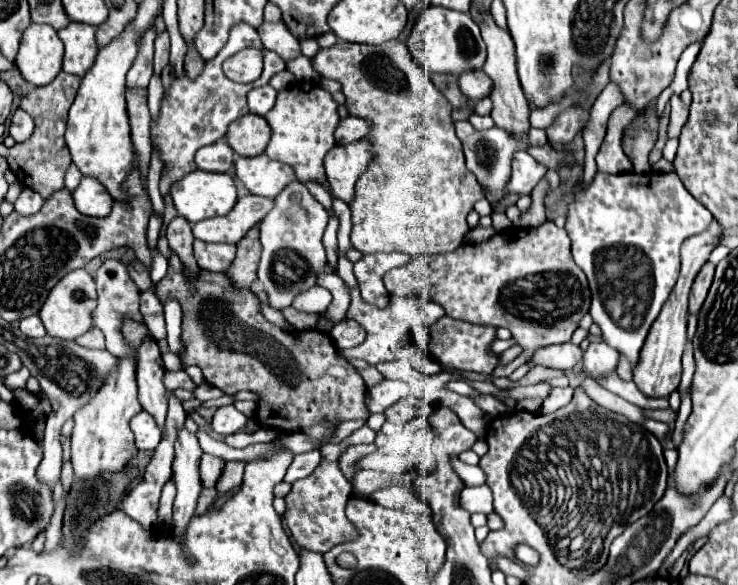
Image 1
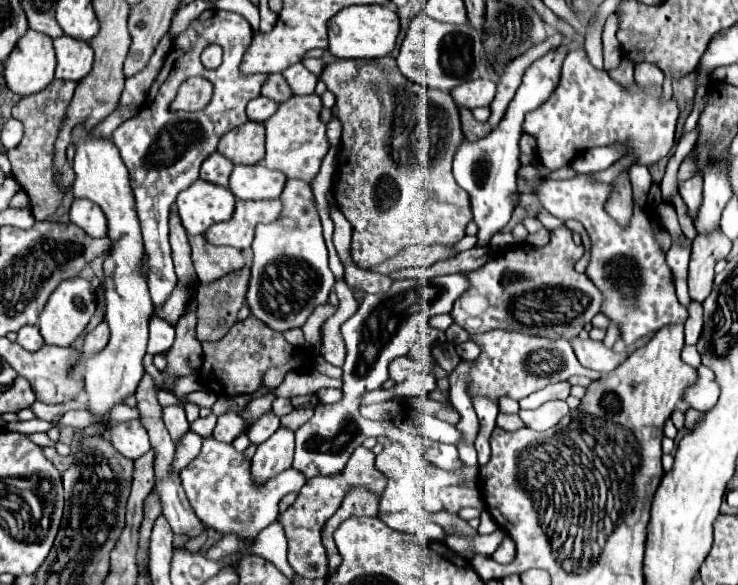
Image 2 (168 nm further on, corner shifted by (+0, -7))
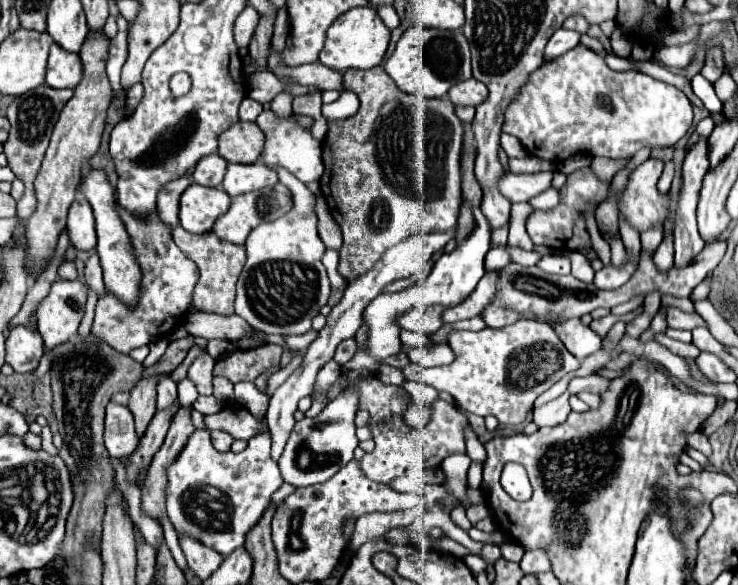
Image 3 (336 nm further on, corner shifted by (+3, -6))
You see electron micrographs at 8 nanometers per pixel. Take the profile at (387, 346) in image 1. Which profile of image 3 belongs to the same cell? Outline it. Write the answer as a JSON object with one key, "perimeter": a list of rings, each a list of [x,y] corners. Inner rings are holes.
{"perimeter":[[[520,320],[520,322],[504,326],[504,328],[484,328],[480,332],[452,330],[448,334],[447,343],[456,352],[456,360],[452,364],[442,367],[416,368],[416,364],[410,362],[408,366],[402,368],[406,380],[416,380],[416,382],[434,386],[436,390],[444,390],[444,392],[452,394],[452,398],[456,400],[460,410],[466,410],[466,412],[472,412],[478,416],[492,414],[500,420],[500,424],[510,424],[510,426],[518,426],[530,412],[532,402],[544,390],[548,390],[552,384],[556,384],[568,372],[578,370],[578,366],[580,366],[580,362],[572,354],[568,354],[566,346],[562,346],[560,338],[554,334],[554,328],[550,324],[536,322],[536,320]]]}

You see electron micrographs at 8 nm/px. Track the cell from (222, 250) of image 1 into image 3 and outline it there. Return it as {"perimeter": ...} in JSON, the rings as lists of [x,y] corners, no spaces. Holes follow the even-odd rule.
{"perimeter":[[[176,228],[172,234],[176,246],[196,262],[200,270],[200,280],[194,288],[194,306],[202,312],[214,312],[214,314],[234,314],[234,296],[236,296],[236,282],[238,274],[242,272],[242,266],[246,262],[244,246],[234,246],[230,242],[220,240],[214,232],[206,234],[192,234],[184,228]]]}

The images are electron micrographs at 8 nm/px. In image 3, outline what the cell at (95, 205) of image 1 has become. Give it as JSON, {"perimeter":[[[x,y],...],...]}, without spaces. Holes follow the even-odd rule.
{"perimeter":[[[74,200],[68,210],[68,234],[70,242],[78,250],[92,250],[96,246],[96,230],[94,230],[94,212],[90,210],[86,200]]]}

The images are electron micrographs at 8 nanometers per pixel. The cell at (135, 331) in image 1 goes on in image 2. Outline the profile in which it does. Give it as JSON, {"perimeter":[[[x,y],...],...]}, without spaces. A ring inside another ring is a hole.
{"perimeter":[[[75,127],[73,131],[73,143],[77,145],[77,153],[73,159],[73,169],[75,169],[75,183],[73,183],[73,199],[89,199],[93,203],[97,203],[101,207],[101,211],[107,217],[107,239],[111,241],[111,249],[105,255],[103,261],[103,273],[105,273],[105,299],[107,299],[107,315],[105,321],[109,323],[111,329],[111,339],[107,343],[107,347],[99,353],[95,353],[93,357],[85,359],[85,393],[87,393],[87,403],[89,403],[89,411],[101,415],[105,411],[109,411],[113,405],[123,403],[125,397],[133,395],[141,377],[143,377],[143,357],[145,357],[145,349],[147,349],[147,335],[149,335],[149,319],[155,311],[151,295],[149,295],[149,287],[147,287],[147,277],[141,271],[143,265],[143,243],[141,243],[141,229],[137,223],[137,213],[133,211],[133,191],[129,191],[129,171],[125,171],[121,157],[117,155],[117,147],[113,147],[113,141],[107,139],[93,139],[89,131],[85,131],[83,127]]]}

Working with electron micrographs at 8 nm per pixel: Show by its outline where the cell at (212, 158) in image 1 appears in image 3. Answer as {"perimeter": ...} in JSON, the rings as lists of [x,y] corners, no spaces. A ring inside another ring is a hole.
{"perimeter":[[[210,154],[210,156],[202,158],[196,164],[192,178],[198,184],[202,184],[202,186],[214,186],[214,188],[218,188],[222,184],[222,180],[224,180],[226,166],[228,166],[228,162],[220,154]]]}

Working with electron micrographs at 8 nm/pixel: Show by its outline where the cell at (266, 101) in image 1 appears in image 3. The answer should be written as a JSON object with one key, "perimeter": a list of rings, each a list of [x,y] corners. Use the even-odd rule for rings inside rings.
{"perimeter":[[[248,96],[242,100],[242,104],[240,104],[240,120],[252,122],[252,120],[256,120],[260,116],[260,112],[262,112],[262,104],[260,102],[254,102]]]}

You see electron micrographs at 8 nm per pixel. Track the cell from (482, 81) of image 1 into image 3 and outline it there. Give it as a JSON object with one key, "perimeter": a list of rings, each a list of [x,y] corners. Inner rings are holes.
{"perimeter":[[[476,78],[458,82],[448,90],[448,98],[452,100],[454,106],[480,106],[486,100],[486,94],[488,94],[488,88]]]}

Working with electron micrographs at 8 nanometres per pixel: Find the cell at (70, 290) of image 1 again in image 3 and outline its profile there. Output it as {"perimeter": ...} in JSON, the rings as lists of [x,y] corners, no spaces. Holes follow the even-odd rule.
{"perimeter":[[[56,280],[52,284],[50,294],[42,300],[36,312],[36,328],[48,350],[52,350],[54,346],[60,346],[70,336],[76,334],[80,320],[84,316],[84,310],[86,310],[86,298],[88,298],[88,288],[80,280]]]}

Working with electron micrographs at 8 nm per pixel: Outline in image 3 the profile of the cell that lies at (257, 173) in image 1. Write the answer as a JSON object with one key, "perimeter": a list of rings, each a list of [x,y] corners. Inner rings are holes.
{"perimeter":[[[254,162],[254,164],[230,164],[222,188],[228,192],[228,196],[234,198],[276,184],[278,184],[278,174],[266,164]]]}

